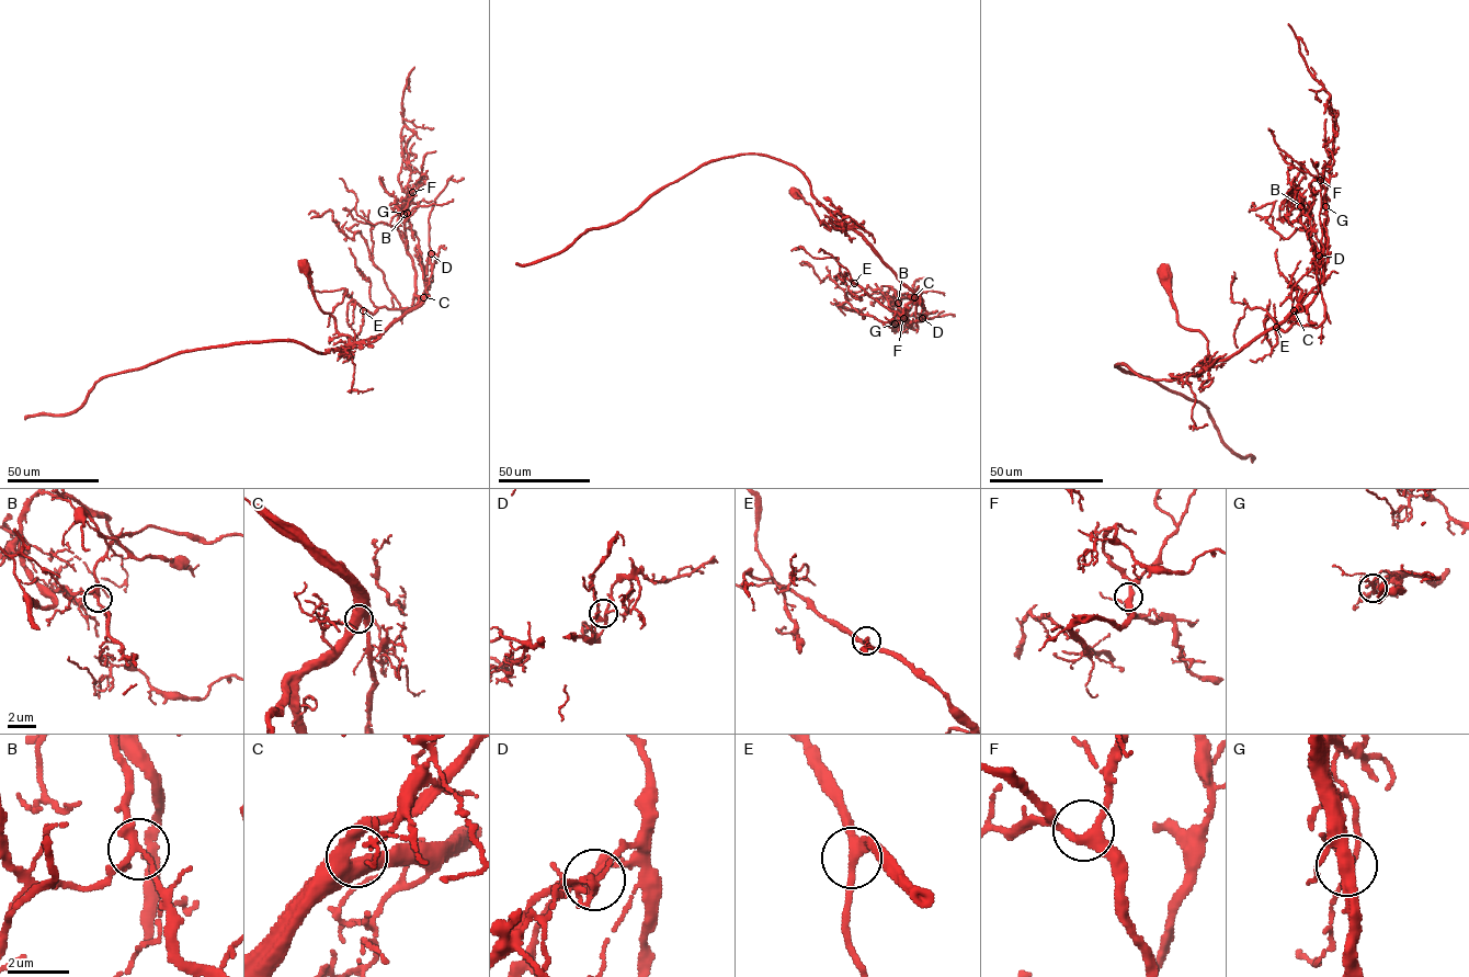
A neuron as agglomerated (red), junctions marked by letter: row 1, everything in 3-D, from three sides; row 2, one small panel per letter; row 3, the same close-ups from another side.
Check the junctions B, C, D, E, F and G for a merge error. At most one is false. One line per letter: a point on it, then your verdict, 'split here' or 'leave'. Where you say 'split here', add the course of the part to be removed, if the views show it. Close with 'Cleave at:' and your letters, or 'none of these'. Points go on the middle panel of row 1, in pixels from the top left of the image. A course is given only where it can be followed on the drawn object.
B: place (898, 303); leave
C: place (914, 297); leave
D: place (922, 318); leave
E: place (854, 283); leave
F: place (903, 318); leave
G: place (895, 324); split here; course (895, 324), (892, 331), (895, 304), (898, 300), (901, 307)
Cleave at: G

